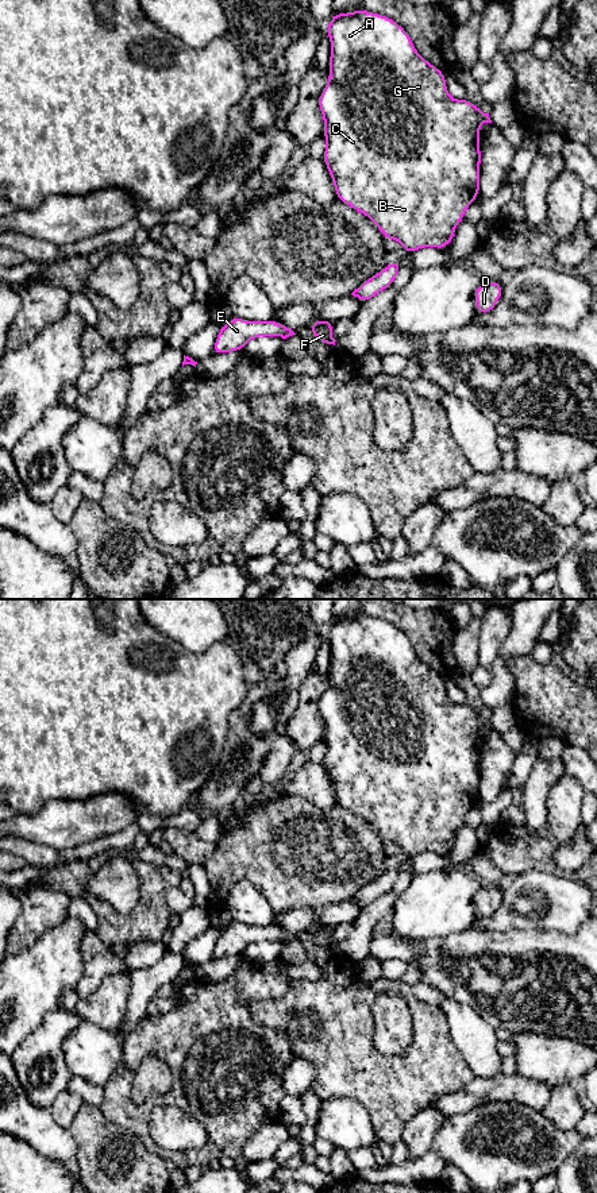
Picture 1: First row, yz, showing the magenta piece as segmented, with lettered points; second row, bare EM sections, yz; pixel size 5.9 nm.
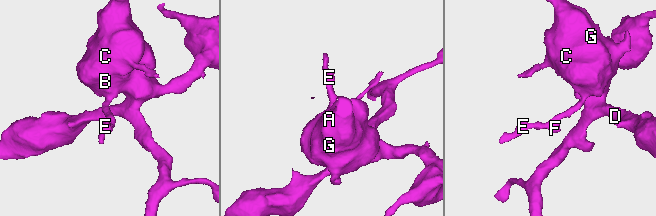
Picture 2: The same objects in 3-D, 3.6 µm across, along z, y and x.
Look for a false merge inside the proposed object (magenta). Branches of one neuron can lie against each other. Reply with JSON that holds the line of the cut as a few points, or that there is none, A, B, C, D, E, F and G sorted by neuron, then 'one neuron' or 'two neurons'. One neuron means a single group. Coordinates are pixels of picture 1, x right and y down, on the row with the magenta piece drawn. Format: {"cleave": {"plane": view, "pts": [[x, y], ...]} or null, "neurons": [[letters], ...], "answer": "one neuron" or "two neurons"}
{"cleave": null, "neurons": [["A", "B", "C", "D", "E", "F", "G"]], "answer": "one neuron"}

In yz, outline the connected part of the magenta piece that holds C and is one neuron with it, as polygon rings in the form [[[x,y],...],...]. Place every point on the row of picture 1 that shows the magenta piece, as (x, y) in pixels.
[[[357,8],[354,13],[347,13],[346,11],[339,15],[332,13],[332,19],[326,26],[326,30],[331,40],[328,62],[330,77],[317,104],[324,120],[323,136],[327,140],[321,159],[328,167],[330,177],[335,186],[335,194],[346,205],[369,217],[382,232],[385,239],[400,242],[405,254],[412,254],[423,247],[443,248],[448,246],[454,239],[455,227],[463,220],[467,206],[479,197],[479,126],[482,123],[492,123],[489,113],[484,113],[467,99],[457,100],[450,97],[444,73],[416,51],[408,32],[393,19]]]

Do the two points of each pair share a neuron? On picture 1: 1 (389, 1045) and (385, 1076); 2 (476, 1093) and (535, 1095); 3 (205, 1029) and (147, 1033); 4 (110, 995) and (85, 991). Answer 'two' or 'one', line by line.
1: two
2: one
3: one
4: two

